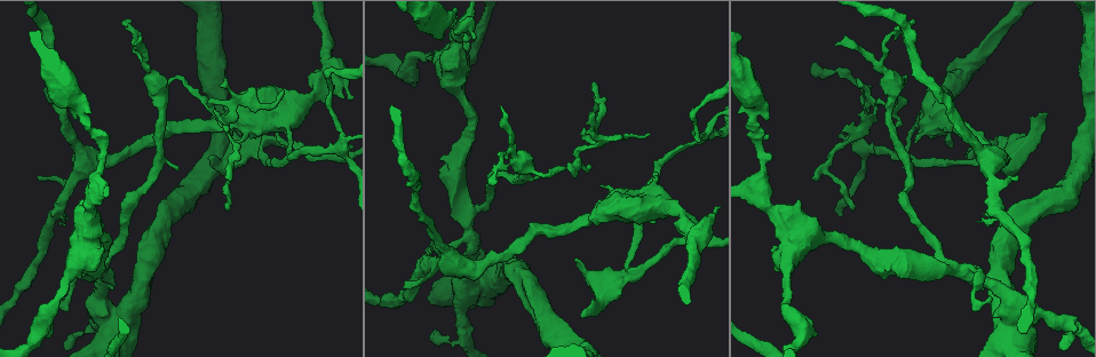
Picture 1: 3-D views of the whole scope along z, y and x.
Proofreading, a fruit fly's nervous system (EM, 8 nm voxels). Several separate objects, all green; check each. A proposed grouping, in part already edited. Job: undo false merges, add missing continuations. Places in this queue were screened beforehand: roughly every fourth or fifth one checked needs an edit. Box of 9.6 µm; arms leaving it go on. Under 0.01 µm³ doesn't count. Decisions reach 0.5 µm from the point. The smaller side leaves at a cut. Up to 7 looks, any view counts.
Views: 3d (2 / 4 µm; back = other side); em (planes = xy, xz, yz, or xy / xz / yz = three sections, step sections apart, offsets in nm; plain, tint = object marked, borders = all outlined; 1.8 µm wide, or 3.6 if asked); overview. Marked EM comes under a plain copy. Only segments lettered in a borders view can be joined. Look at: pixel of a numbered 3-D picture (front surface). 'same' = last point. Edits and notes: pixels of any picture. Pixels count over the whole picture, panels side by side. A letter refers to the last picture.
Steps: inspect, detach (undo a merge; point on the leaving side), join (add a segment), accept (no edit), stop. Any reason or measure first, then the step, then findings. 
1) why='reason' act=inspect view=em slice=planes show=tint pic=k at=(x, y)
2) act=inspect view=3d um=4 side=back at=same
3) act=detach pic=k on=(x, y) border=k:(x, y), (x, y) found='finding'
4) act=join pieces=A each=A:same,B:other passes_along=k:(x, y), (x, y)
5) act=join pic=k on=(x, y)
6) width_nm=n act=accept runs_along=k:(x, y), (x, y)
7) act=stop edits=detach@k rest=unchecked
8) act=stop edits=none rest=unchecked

why='sudden change in width' act=inspect view=em slice=planes show=borders pic=1 at=(656, 172)

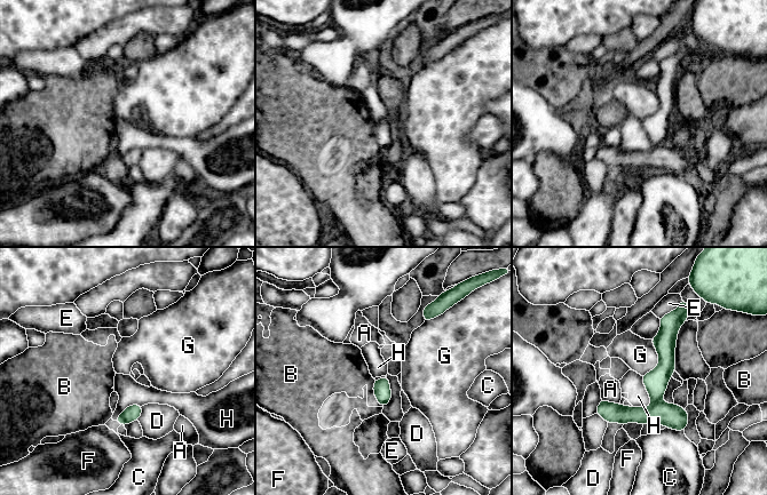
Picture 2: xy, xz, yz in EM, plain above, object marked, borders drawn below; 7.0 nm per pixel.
longest_contact=G:260nm act=detach pic=2 on=(673, 416) each=A:other,B:other,C:other,D:other,E:other,F:other,G:other,H:other found='a second cell is stuck on'

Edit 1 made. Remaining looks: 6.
why='redraw' act=inspect view=overview

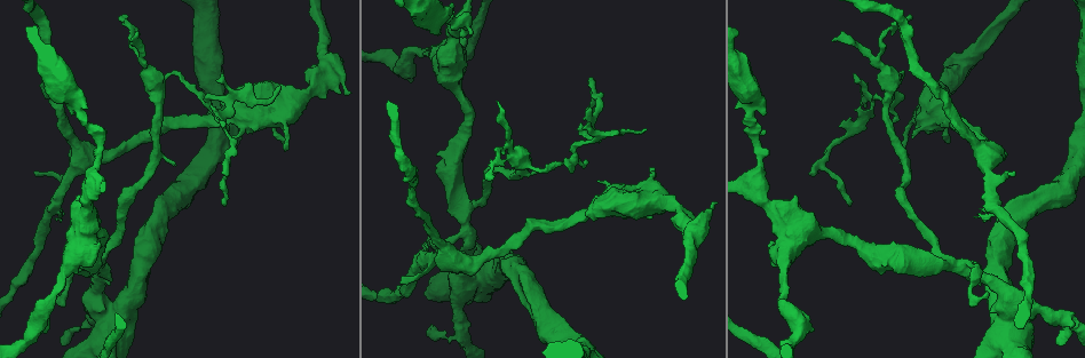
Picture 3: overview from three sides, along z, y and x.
why='three-way junction' act=inspect view=em slice=yz step=8 show=tint pic=3 at=(689, 230)

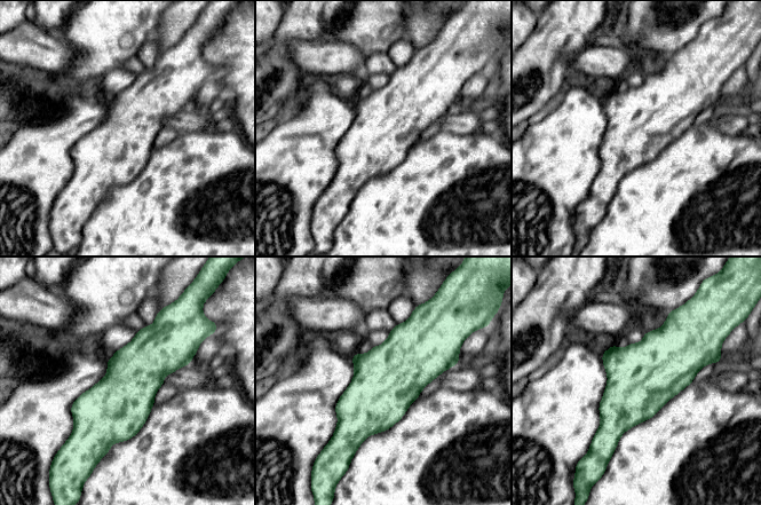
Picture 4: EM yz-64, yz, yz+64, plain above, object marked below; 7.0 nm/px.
act=inspect view=em slice=planes show=borders at=same

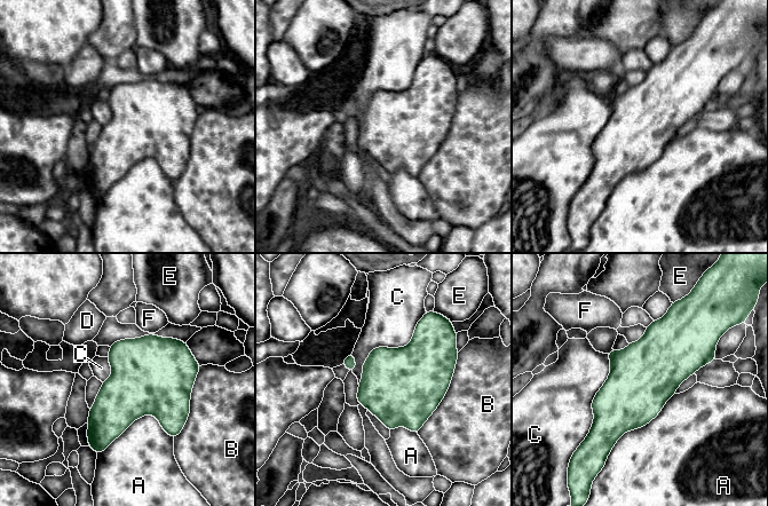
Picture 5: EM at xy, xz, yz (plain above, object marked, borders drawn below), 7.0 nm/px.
width_nm=480 act=accept each=A:other,B:other,C:other,D:other,E:other,F:other border=5:(425, 313), (358, 384) found='one cell here'

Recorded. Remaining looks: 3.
why='abrupt turn' act=inspect view=3d um=4 pic=3 at=(1067, 320)

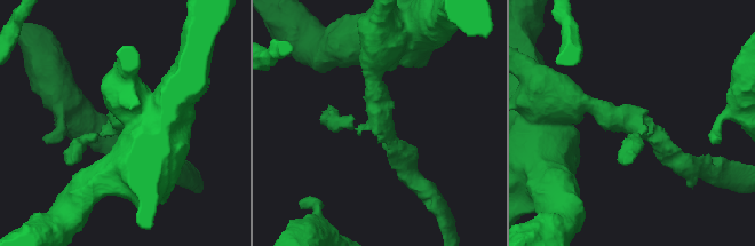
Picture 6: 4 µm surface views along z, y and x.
arms=3 arm_widths_nm=200,260,280 act=inspect view=em slice=planes show=tint pic=6 at=(121, 124)

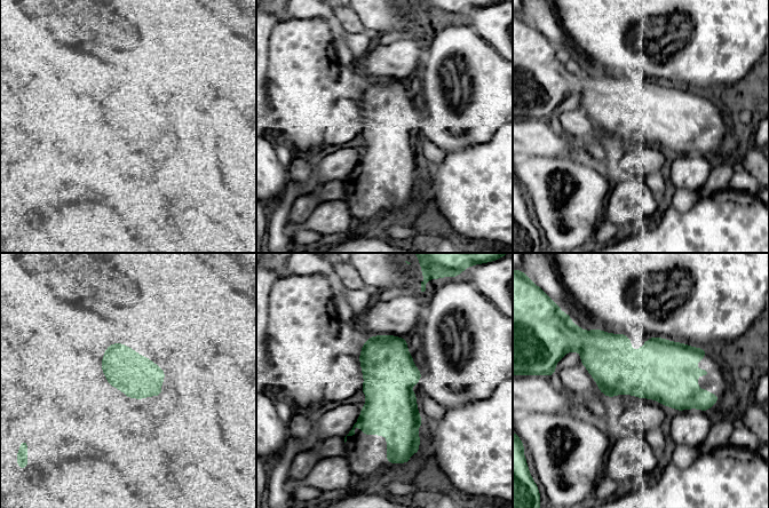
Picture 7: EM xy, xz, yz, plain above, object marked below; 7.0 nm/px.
act=inspect view=em slice=planes show=borders at=same

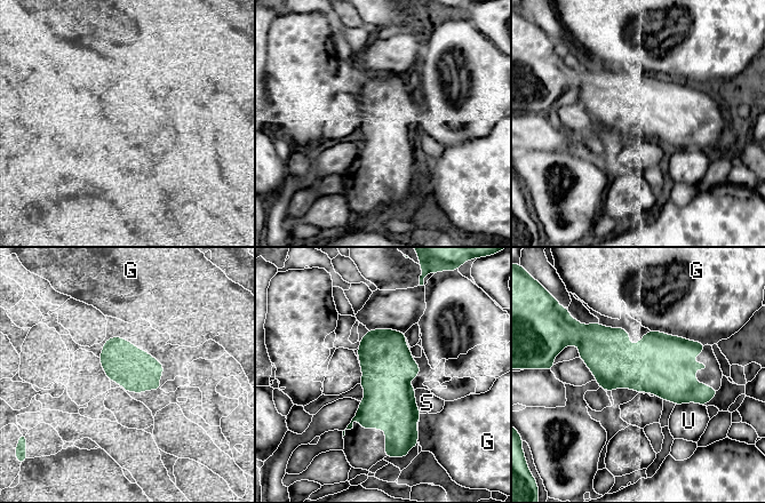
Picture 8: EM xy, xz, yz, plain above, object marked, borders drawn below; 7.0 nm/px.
act=accept each=G:other,S:other,U:other found='all the same cell'

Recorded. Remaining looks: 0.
act=stop edits=detach@2 rest=unchecked

